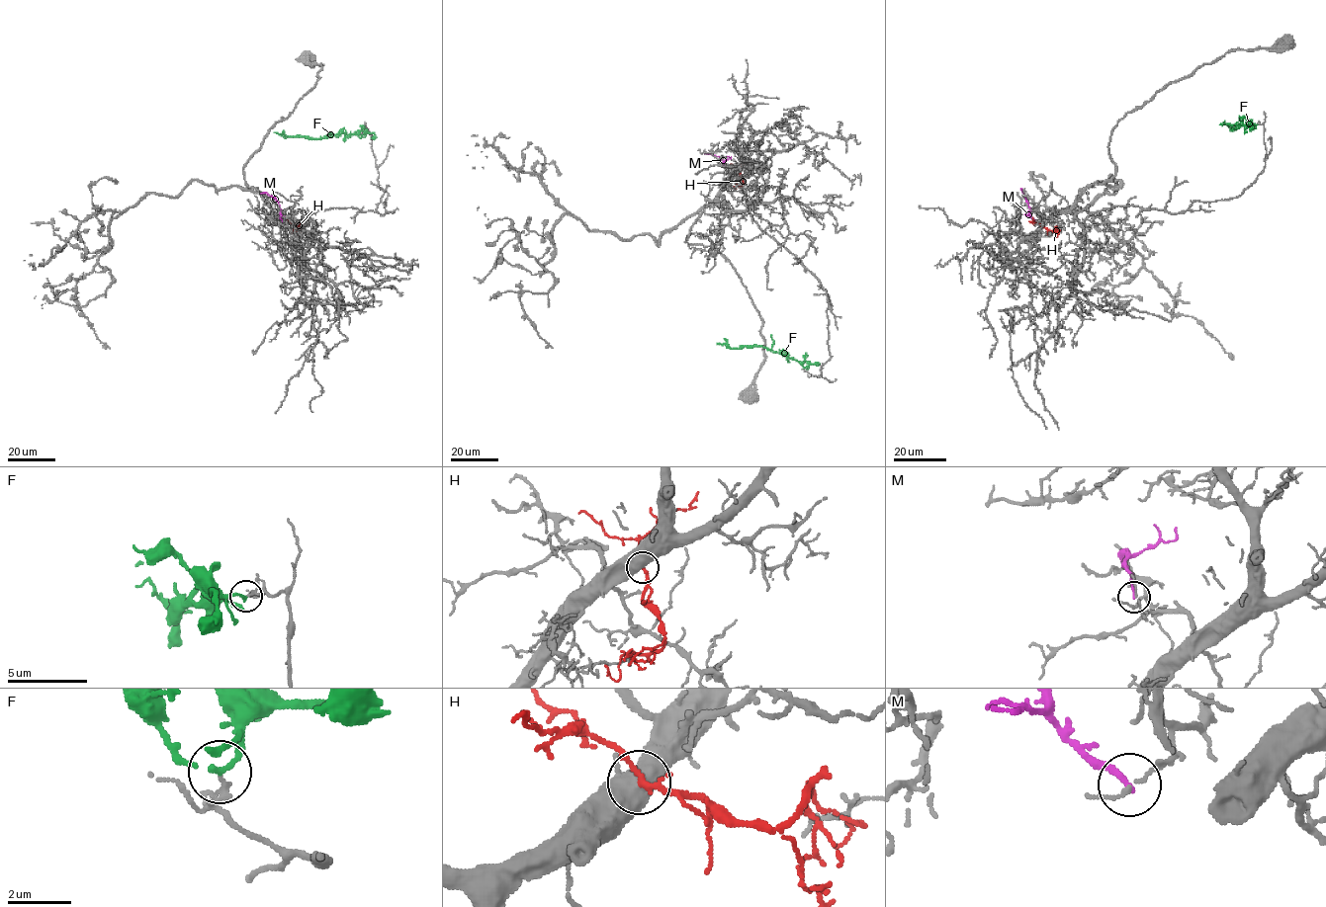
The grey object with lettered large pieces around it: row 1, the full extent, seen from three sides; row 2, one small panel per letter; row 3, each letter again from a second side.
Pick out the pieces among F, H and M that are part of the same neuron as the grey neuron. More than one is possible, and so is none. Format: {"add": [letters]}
{"add": ["H"]}

